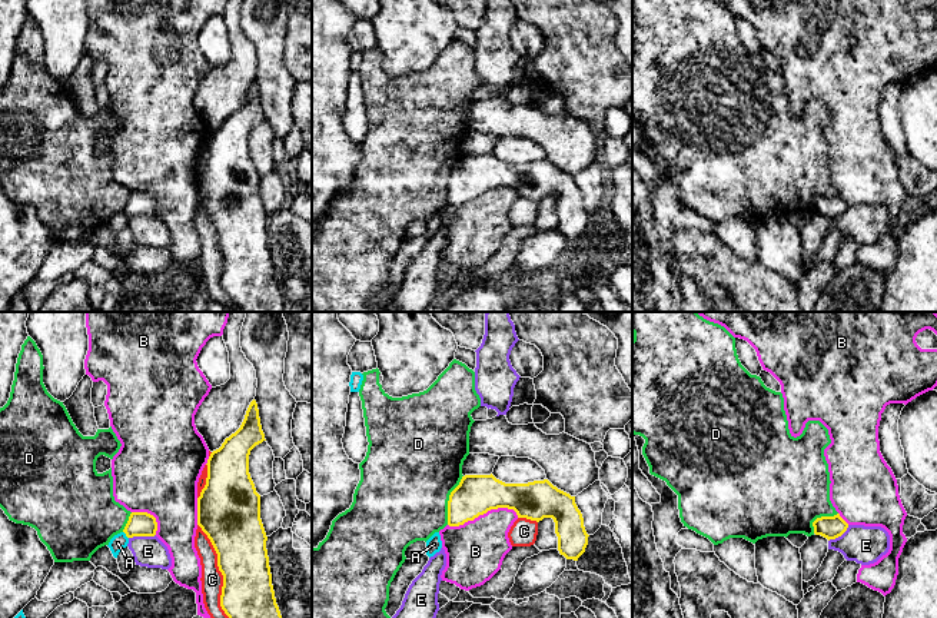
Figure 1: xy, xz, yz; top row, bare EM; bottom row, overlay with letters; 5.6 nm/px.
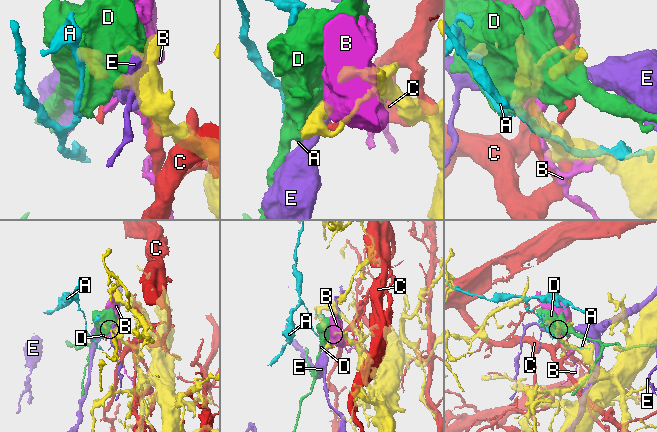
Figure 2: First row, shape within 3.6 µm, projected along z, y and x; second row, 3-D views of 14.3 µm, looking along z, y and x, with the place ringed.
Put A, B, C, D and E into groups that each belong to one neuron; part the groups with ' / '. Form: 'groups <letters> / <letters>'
groups A / B / C / D / E

